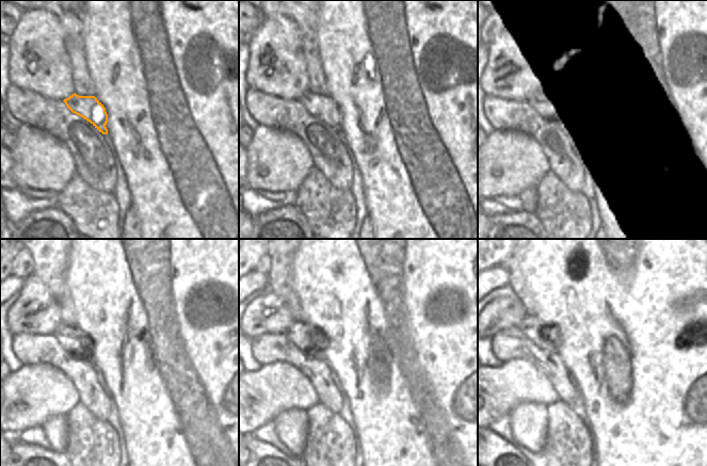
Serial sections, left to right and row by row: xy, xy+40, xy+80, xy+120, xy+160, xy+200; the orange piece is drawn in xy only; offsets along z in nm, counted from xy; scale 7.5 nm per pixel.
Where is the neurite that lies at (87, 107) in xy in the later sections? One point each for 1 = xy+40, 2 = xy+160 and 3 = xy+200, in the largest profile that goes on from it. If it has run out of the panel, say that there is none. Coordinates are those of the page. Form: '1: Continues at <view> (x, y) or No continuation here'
1: Continues at xy+40 (322, 107)
2: Continues at xy+160 (300, 333)
3: Continues at xy+200 (530, 325).

